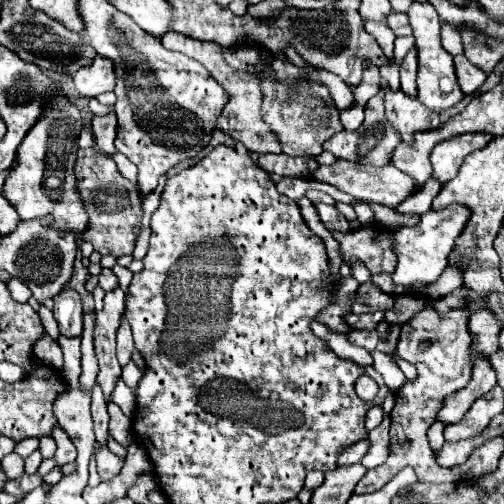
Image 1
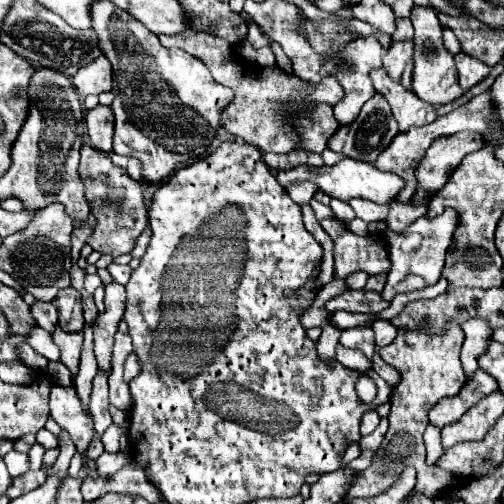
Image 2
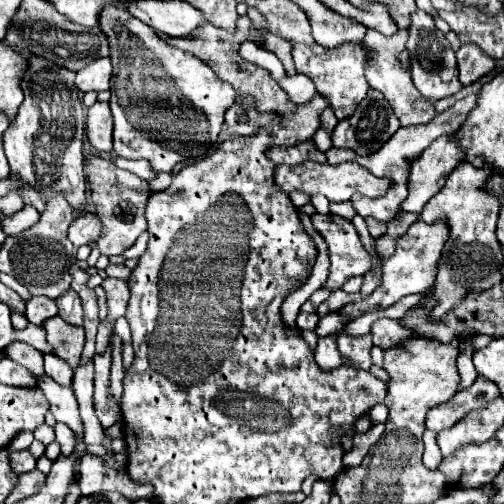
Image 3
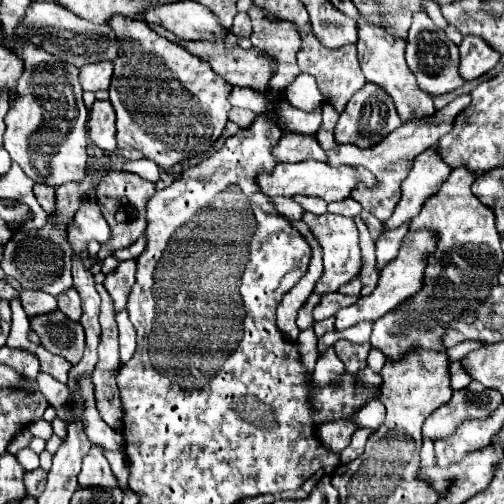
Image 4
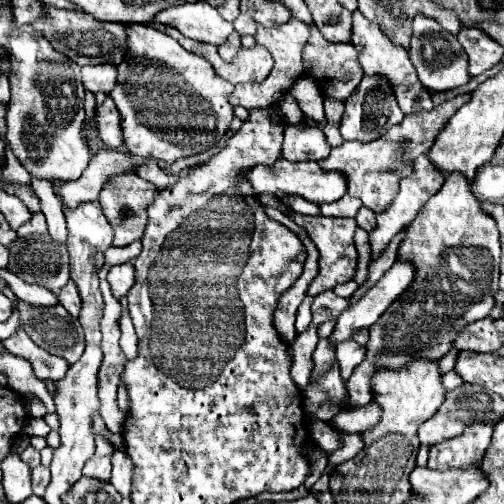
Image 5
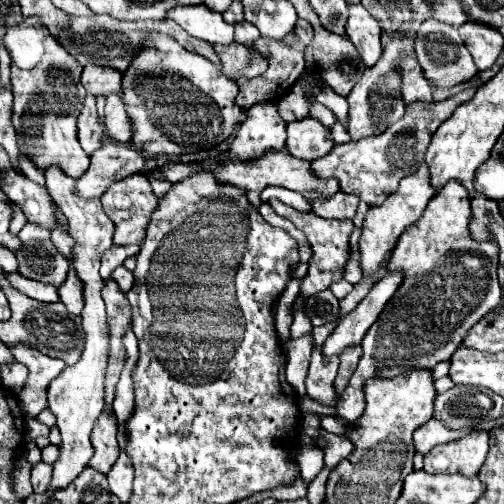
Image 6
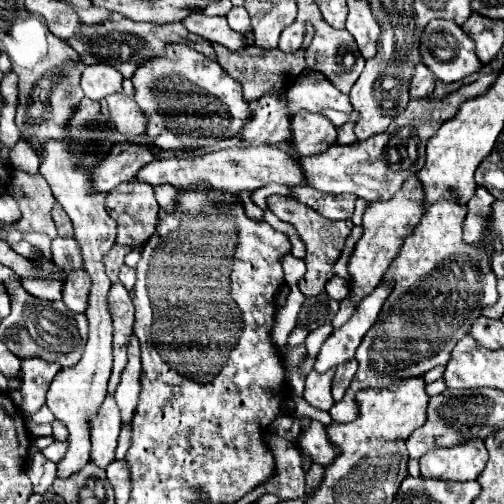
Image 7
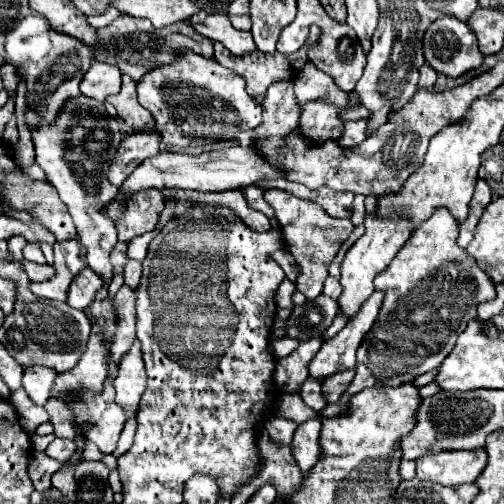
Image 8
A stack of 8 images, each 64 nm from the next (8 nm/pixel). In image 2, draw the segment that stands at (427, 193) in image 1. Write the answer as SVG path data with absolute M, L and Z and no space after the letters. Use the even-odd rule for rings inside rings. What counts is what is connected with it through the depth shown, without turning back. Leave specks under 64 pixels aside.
M408 202L406 204L394 204L390 208L390 216L386 220L386 226L394 232L402 232L406 230L414 220L418 220L420 216L426 214L426 204L420 208L412 208Z

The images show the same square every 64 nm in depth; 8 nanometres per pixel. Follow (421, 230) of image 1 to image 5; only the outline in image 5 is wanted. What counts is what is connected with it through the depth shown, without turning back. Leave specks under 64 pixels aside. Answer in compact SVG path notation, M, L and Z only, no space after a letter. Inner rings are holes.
M394 262L394 266L378 280L370 292L366 292L358 304L346 308L338 322L334 332L330 334L330 344L338 346L344 340L352 340L352 336L364 328L370 328L380 314L408 288L412 282L412 264L404 262Z

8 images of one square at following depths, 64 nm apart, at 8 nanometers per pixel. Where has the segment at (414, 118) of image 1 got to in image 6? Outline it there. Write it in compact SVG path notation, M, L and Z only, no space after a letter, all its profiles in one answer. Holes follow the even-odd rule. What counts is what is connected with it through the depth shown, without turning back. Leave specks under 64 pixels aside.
M350 4L350 18L346 22L346 34L354 42L362 62L366 66L376 64L376 60L382 54L382 46L380 46L382 28L362 4ZM406 60L402 66L402 96L404 102L416 102L416 100L426 100L432 102L432 82L424 76L424 70L416 60Z

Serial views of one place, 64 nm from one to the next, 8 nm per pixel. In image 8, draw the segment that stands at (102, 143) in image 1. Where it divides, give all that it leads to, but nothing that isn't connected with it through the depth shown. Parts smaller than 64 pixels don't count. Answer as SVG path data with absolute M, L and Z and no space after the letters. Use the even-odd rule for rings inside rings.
M126 74L122 76L122 90L116 96L110 96L108 102L118 110L118 116L126 122L128 132L148 128L148 124L154 122L152 114L138 102L136 82Z

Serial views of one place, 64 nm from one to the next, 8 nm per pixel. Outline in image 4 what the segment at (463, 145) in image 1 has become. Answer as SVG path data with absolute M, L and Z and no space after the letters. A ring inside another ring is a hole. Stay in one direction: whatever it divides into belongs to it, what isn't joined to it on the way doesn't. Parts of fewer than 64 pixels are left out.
M426 150L420 156L416 156L414 166L408 174L408 178L402 182L402 198L396 204L392 216L382 222L384 232L396 230L404 222L410 222L416 212L420 212L422 204L434 196L434 192L440 190L444 180L448 178L452 168L448 168L440 156L436 156L436 150Z

